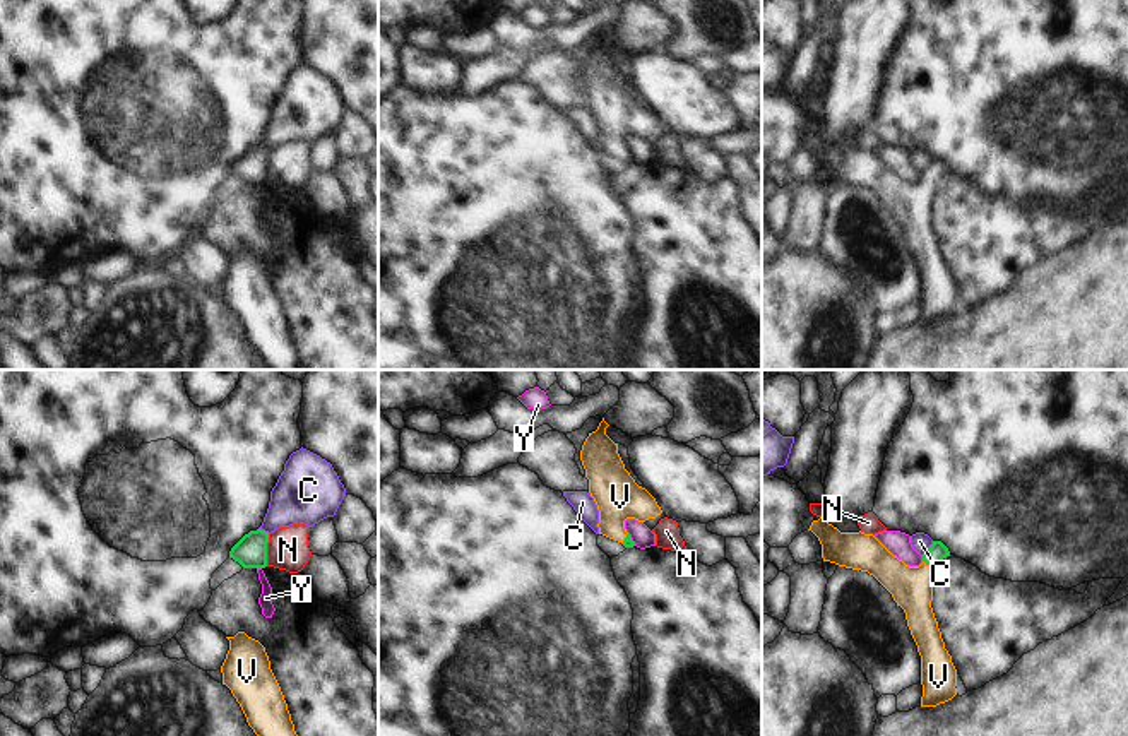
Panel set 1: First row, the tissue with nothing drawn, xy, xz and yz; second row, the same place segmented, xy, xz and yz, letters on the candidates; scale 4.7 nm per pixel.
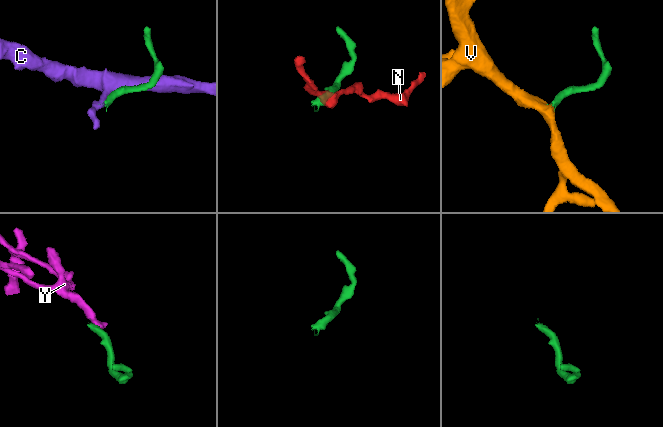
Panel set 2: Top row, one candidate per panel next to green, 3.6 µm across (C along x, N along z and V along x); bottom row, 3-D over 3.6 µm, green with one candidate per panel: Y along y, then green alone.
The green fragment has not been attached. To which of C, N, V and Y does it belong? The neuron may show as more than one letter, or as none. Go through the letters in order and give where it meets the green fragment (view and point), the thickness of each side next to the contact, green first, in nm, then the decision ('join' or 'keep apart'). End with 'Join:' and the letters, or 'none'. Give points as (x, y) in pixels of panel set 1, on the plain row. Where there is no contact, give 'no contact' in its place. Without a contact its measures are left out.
C: meets green in yz at (928, 165); 90 nm thick on the green side, 90 nm on the other; keep apart
N: meets green in xy at (266, 166); 160 nm thick on the green side, 190 nm on the other; keep apart
V: meets green in yz at (930, 182); 90 nm thick on the green side, 200 nm on the other; join
Y: meets green in xy at (259, 184); 160 nm thick on the green side, 60 nm on the other; keep apart
Join: V

